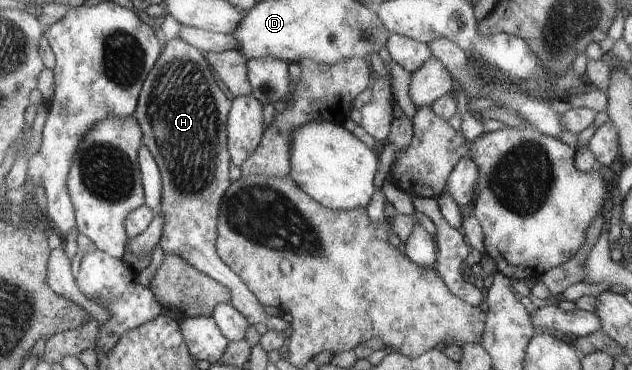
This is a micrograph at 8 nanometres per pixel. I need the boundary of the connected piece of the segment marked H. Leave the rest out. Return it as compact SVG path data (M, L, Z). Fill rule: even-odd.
M179 38L169 40L167 47L159 56L158 63L154 65L143 82L138 111L133 115L141 125L142 140L154 154L162 172L162 203L159 215L162 216L164 224L159 247L165 255L179 256L190 262L195 269L226 285L233 293L230 304L235 306L251 325L263 323L269 330L283 332L289 329L289 326L293 327L293 324L290 325L290 318L288 324L286 316L269 315L255 297L254 292L219 257L216 250L220 205L231 185L229 167L231 167L232 161L229 161L230 153L227 153L228 131L225 131L225 121L227 121L231 106L229 97L217 85L215 75L209 69L203 53Z

